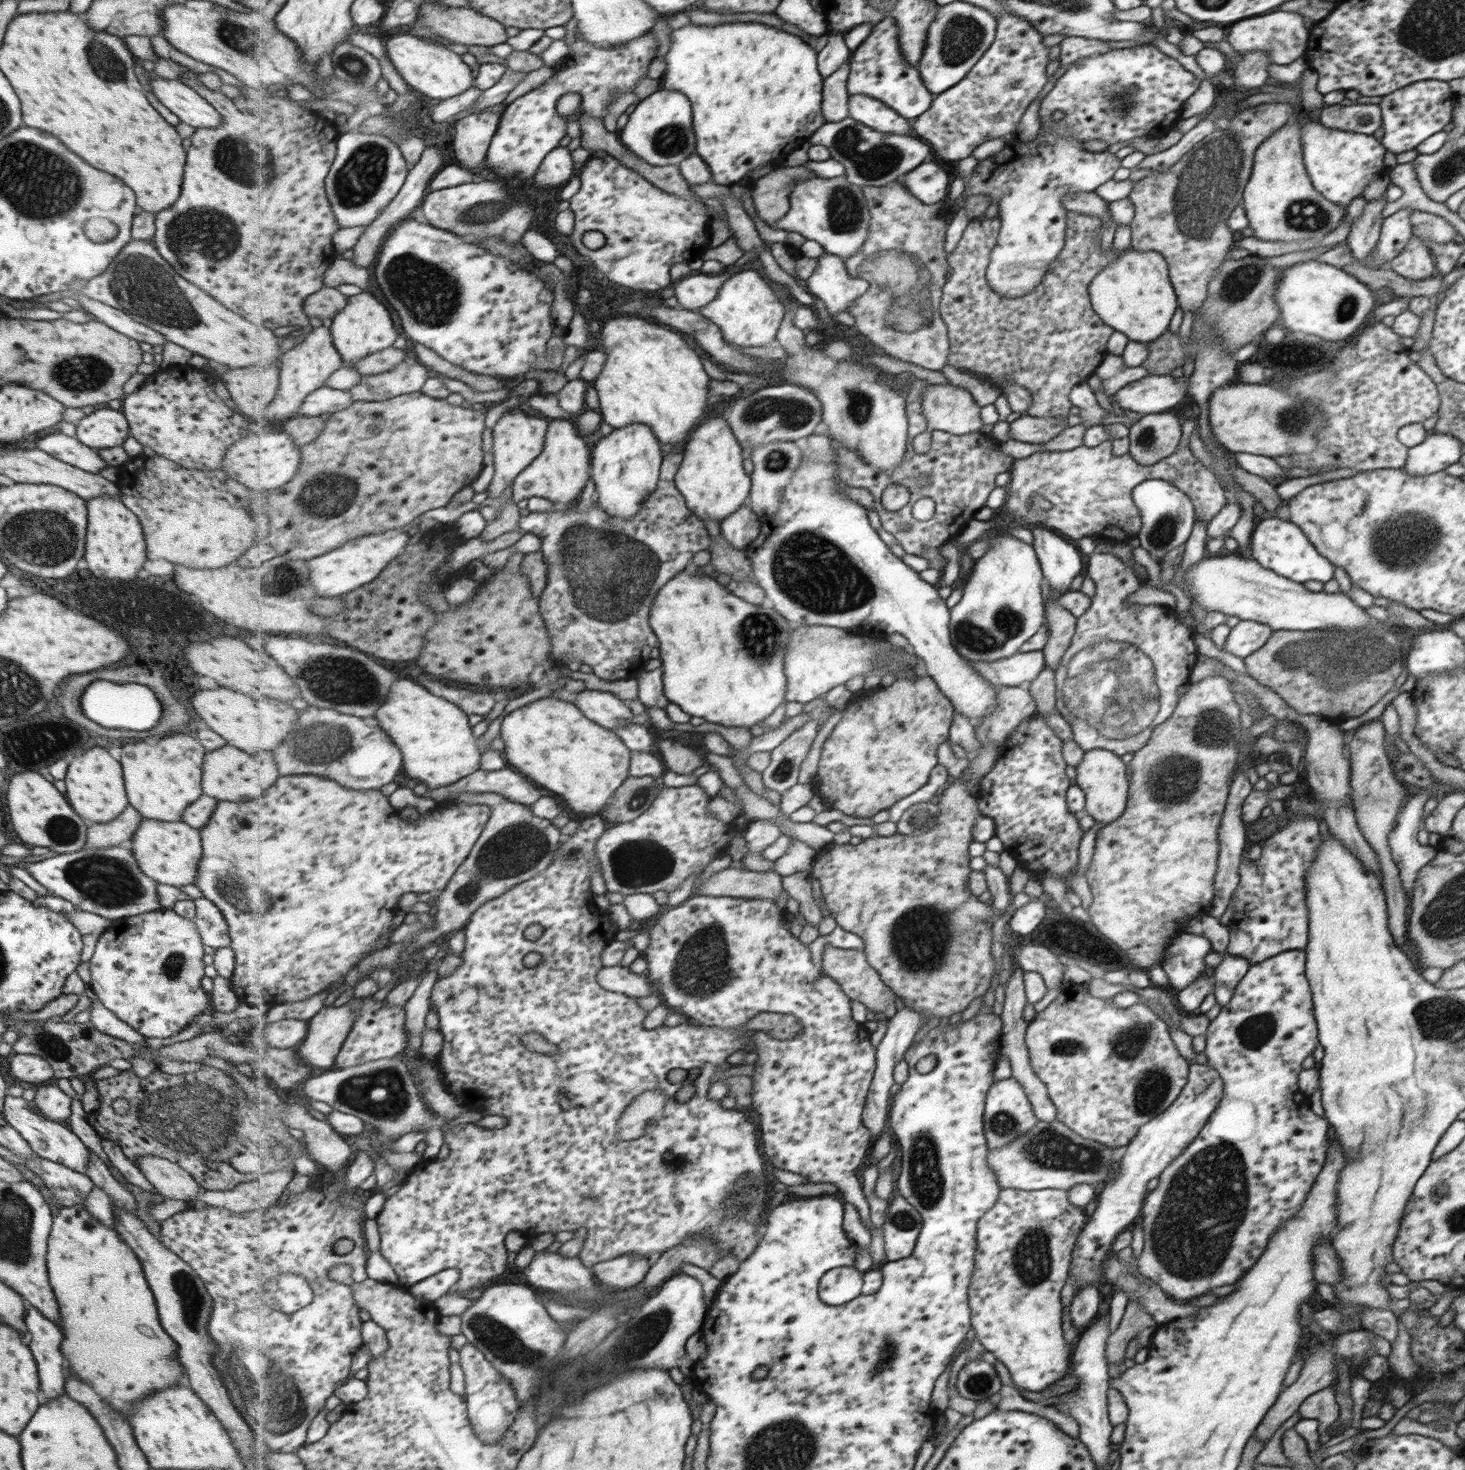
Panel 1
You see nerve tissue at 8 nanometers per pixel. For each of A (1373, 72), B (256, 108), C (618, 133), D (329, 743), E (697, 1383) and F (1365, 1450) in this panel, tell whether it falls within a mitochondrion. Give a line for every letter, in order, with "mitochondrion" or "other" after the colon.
A: other
B: other
C: other
D: mitochondrion
E: other
F: other

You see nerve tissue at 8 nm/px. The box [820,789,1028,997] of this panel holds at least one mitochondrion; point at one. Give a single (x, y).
(920, 938)

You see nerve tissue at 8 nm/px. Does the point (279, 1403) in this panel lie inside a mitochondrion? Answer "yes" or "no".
yes

